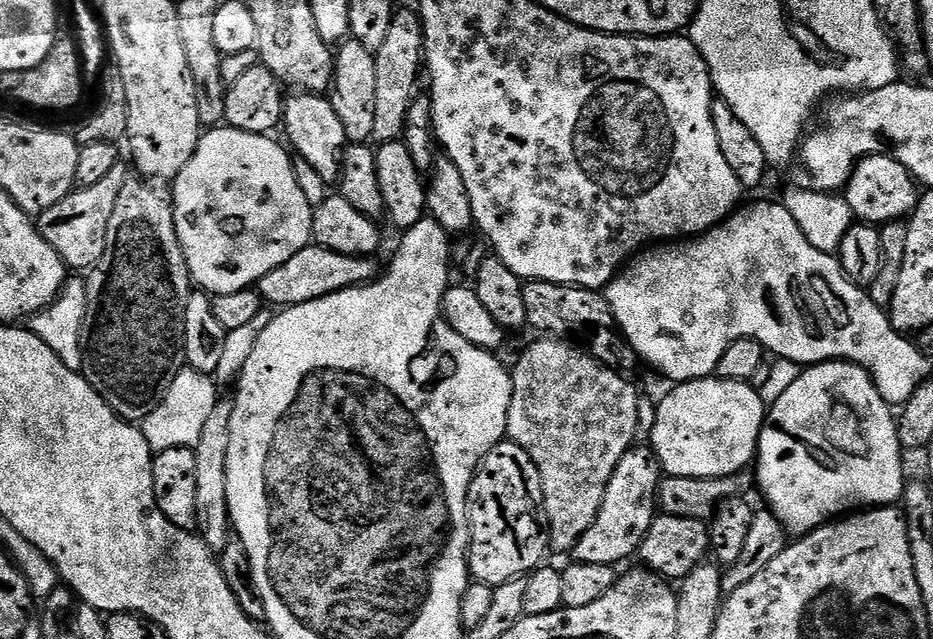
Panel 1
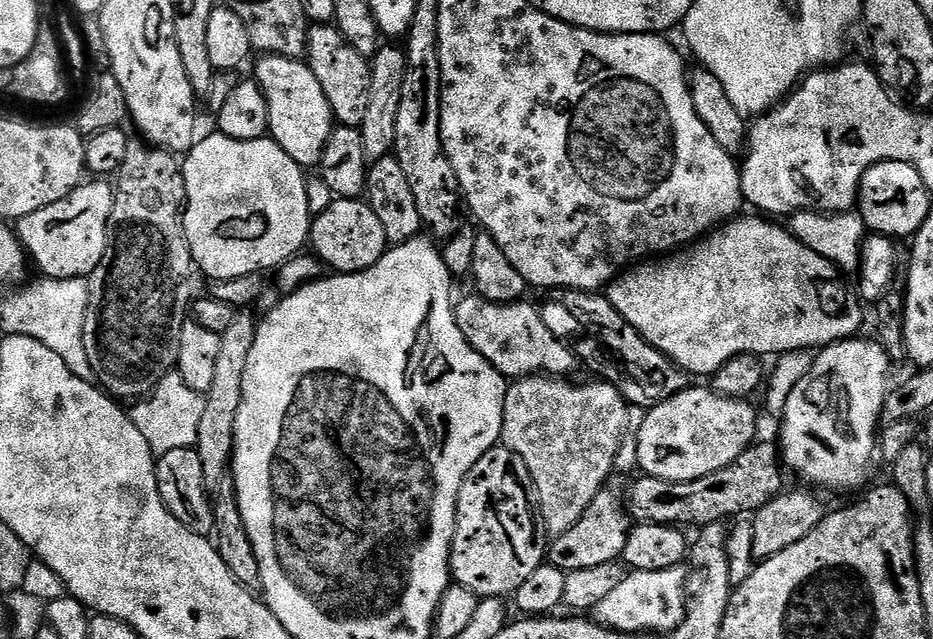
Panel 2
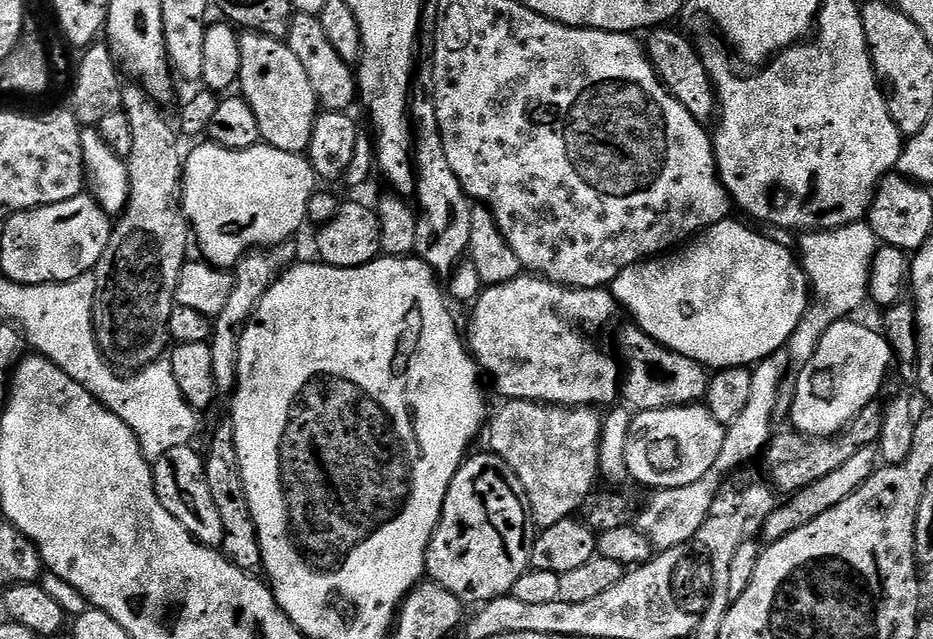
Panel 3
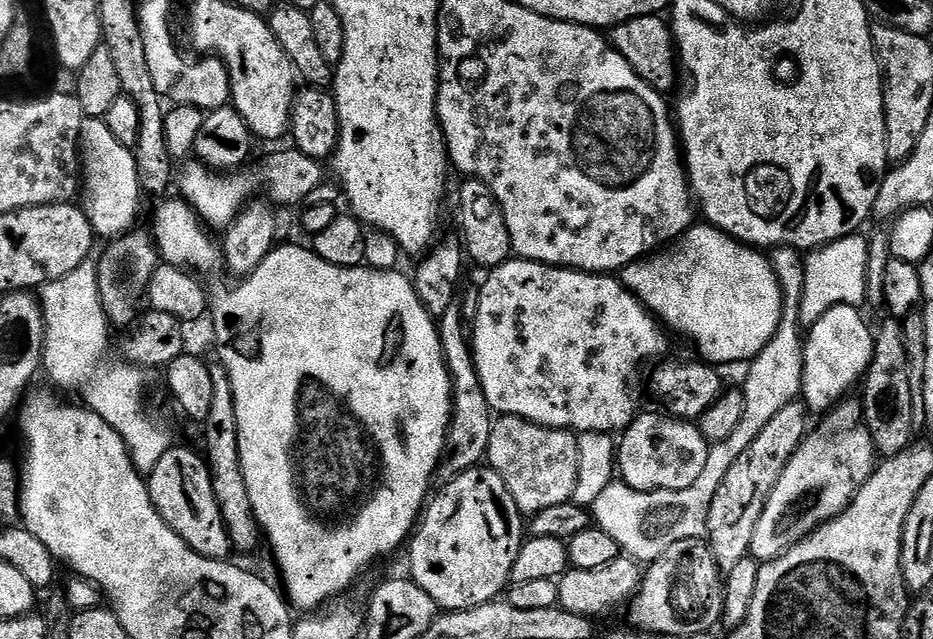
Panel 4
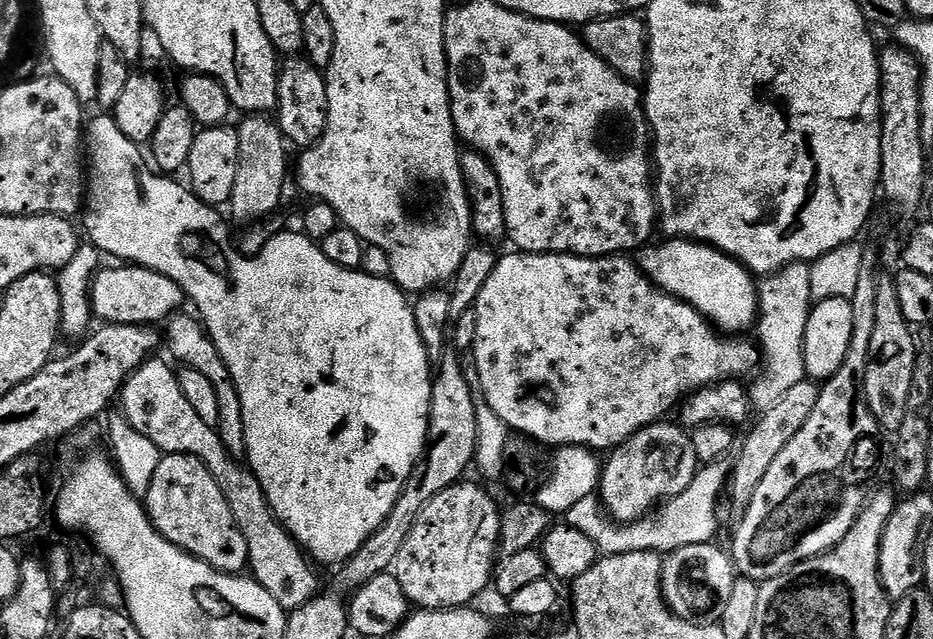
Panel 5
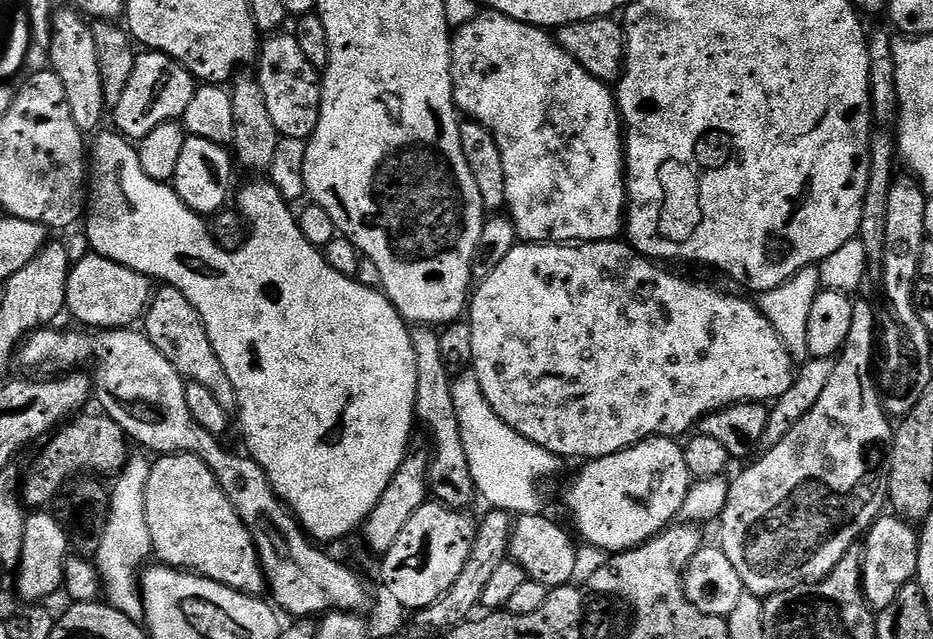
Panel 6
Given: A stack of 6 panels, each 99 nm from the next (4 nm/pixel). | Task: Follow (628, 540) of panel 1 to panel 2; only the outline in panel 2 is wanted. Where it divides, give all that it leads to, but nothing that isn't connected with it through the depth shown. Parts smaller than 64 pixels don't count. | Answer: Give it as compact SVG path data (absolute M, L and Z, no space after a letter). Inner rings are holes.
M606 486L590 502L586 514L566 530L566 534L555 537L546 549L547 563L554 565L565 574L574 570L587 570L590 566L617 563L623 557L626 548L626 538L630 527L630 517L625 510L626 500L613 486Z

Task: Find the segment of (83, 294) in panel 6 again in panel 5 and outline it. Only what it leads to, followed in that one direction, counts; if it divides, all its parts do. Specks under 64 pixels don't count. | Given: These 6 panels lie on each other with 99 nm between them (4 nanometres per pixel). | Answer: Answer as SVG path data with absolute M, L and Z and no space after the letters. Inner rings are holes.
M139 266L101 267L92 279L92 314L106 324L142 324L156 326L177 315L180 303L185 303L184 291L166 274Z

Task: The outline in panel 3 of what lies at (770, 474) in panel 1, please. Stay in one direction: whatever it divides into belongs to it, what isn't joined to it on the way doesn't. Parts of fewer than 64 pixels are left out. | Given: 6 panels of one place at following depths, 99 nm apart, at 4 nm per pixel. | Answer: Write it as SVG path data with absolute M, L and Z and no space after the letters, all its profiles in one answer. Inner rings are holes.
M845 318L834 322L826 334L822 334L822 342L818 342L818 350L814 350L814 358L808 365L799 369L795 377L796 397L792 400L790 424L795 431L809 438L834 436L844 431L856 415L867 404L873 403L888 376L888 367L893 367L894 357L883 331L867 328L864 324L855 324L855 319Z

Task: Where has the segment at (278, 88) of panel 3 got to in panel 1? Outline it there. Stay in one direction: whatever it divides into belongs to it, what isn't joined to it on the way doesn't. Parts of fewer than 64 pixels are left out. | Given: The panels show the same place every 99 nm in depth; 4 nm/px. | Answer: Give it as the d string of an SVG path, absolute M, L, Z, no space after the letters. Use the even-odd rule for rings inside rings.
M320 94L289 95L284 101L282 132L288 135L287 143L291 151L299 159L310 162L310 167L328 185L335 185L339 181L340 162L344 158L344 149L350 142L346 138L346 130L342 130L342 122L338 114L334 114L331 99Z

